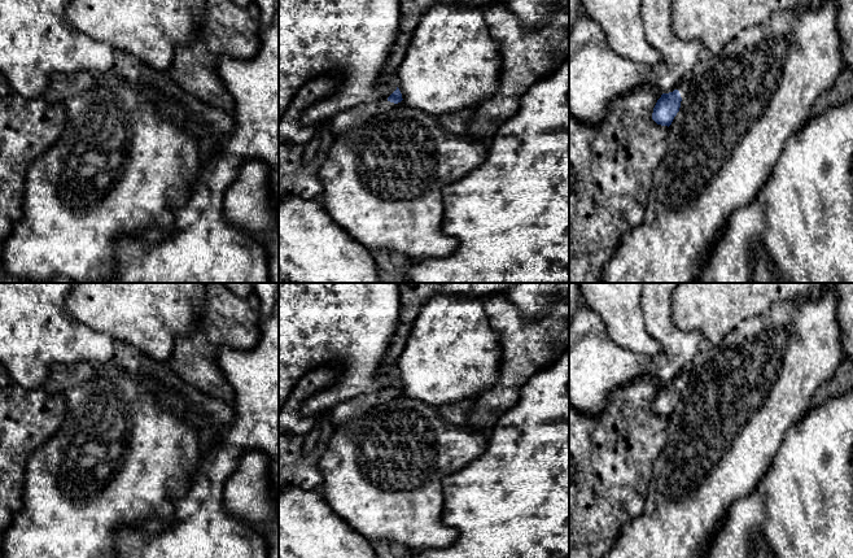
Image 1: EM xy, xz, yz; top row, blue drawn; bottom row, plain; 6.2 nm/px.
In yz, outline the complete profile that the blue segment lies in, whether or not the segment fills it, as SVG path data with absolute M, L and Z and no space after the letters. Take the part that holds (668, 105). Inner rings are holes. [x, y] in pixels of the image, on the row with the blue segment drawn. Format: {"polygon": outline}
{"polygon": "M686 78L673 92L662 93L653 108L652 119L657 125L669 127L679 112L681 101L684 99L687 90L688 82Z"}

